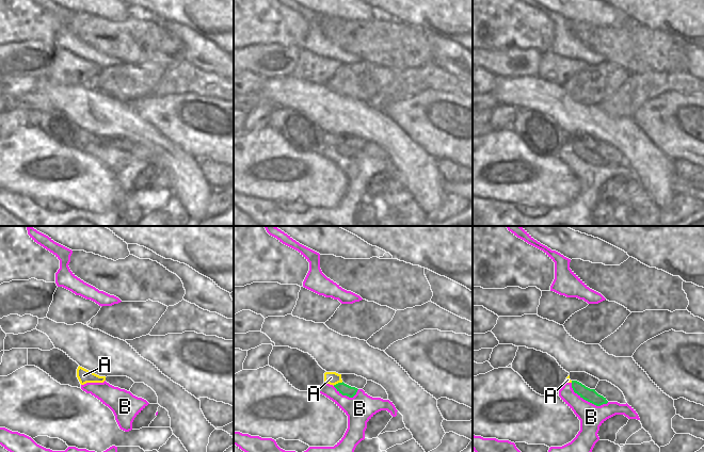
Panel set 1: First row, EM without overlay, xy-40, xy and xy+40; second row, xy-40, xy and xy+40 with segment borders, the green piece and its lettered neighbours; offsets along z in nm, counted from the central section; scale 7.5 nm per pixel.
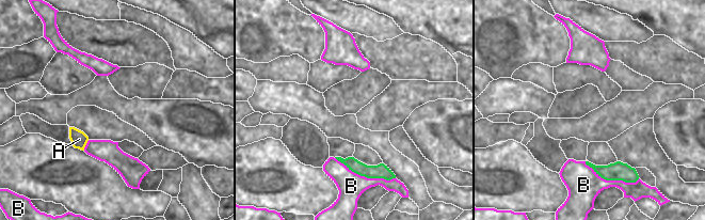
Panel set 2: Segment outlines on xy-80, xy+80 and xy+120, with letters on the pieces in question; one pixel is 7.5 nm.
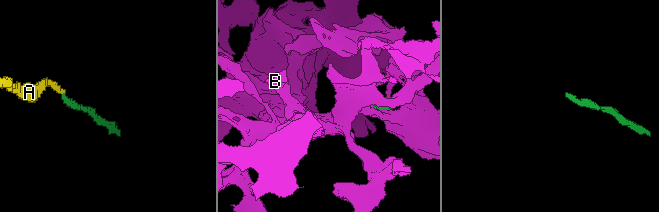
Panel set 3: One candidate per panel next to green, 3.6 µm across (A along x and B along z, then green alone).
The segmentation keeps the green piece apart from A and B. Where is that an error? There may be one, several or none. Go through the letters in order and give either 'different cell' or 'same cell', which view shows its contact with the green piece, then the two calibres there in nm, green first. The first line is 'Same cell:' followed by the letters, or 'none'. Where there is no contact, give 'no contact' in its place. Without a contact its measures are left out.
Same cell: A
A: same cell | xy | 90/100 nm
B: different cell | xy+40 | 100/180 nm

